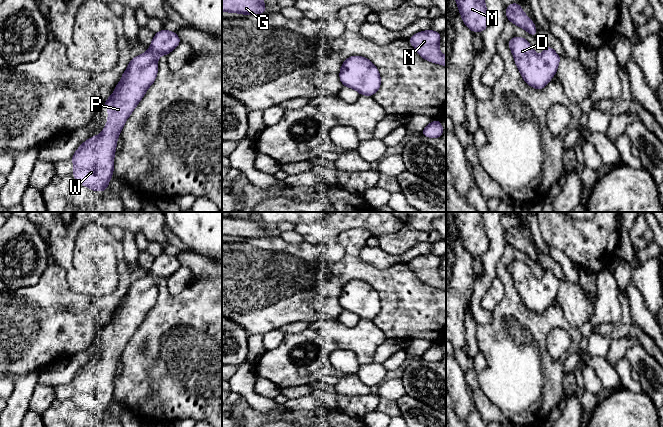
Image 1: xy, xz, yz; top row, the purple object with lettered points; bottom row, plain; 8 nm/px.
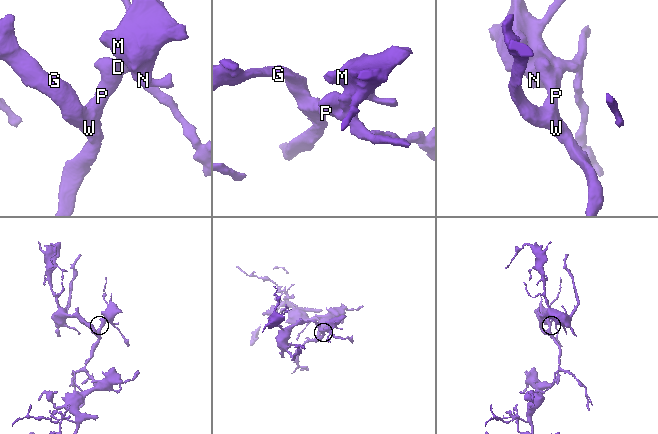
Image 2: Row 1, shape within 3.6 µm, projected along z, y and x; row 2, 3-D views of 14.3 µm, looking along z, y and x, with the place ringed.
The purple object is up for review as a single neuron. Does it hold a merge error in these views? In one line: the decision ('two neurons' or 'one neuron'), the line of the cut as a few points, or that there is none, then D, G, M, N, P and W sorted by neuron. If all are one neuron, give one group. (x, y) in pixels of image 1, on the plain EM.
one neuron; cut none; groups D G M N P W

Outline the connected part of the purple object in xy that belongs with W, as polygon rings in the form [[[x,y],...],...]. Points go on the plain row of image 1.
[[[162,253],[155,257],[146,277],[134,281],[121,299],[121,306],[102,328],[108,331],[108,346],[98,359],[87,363],[71,382],[73,401],[93,415],[106,415],[114,394],[117,362],[135,331],[154,307],[158,297],[157,283],[168,279],[181,264],[177,257]]]

